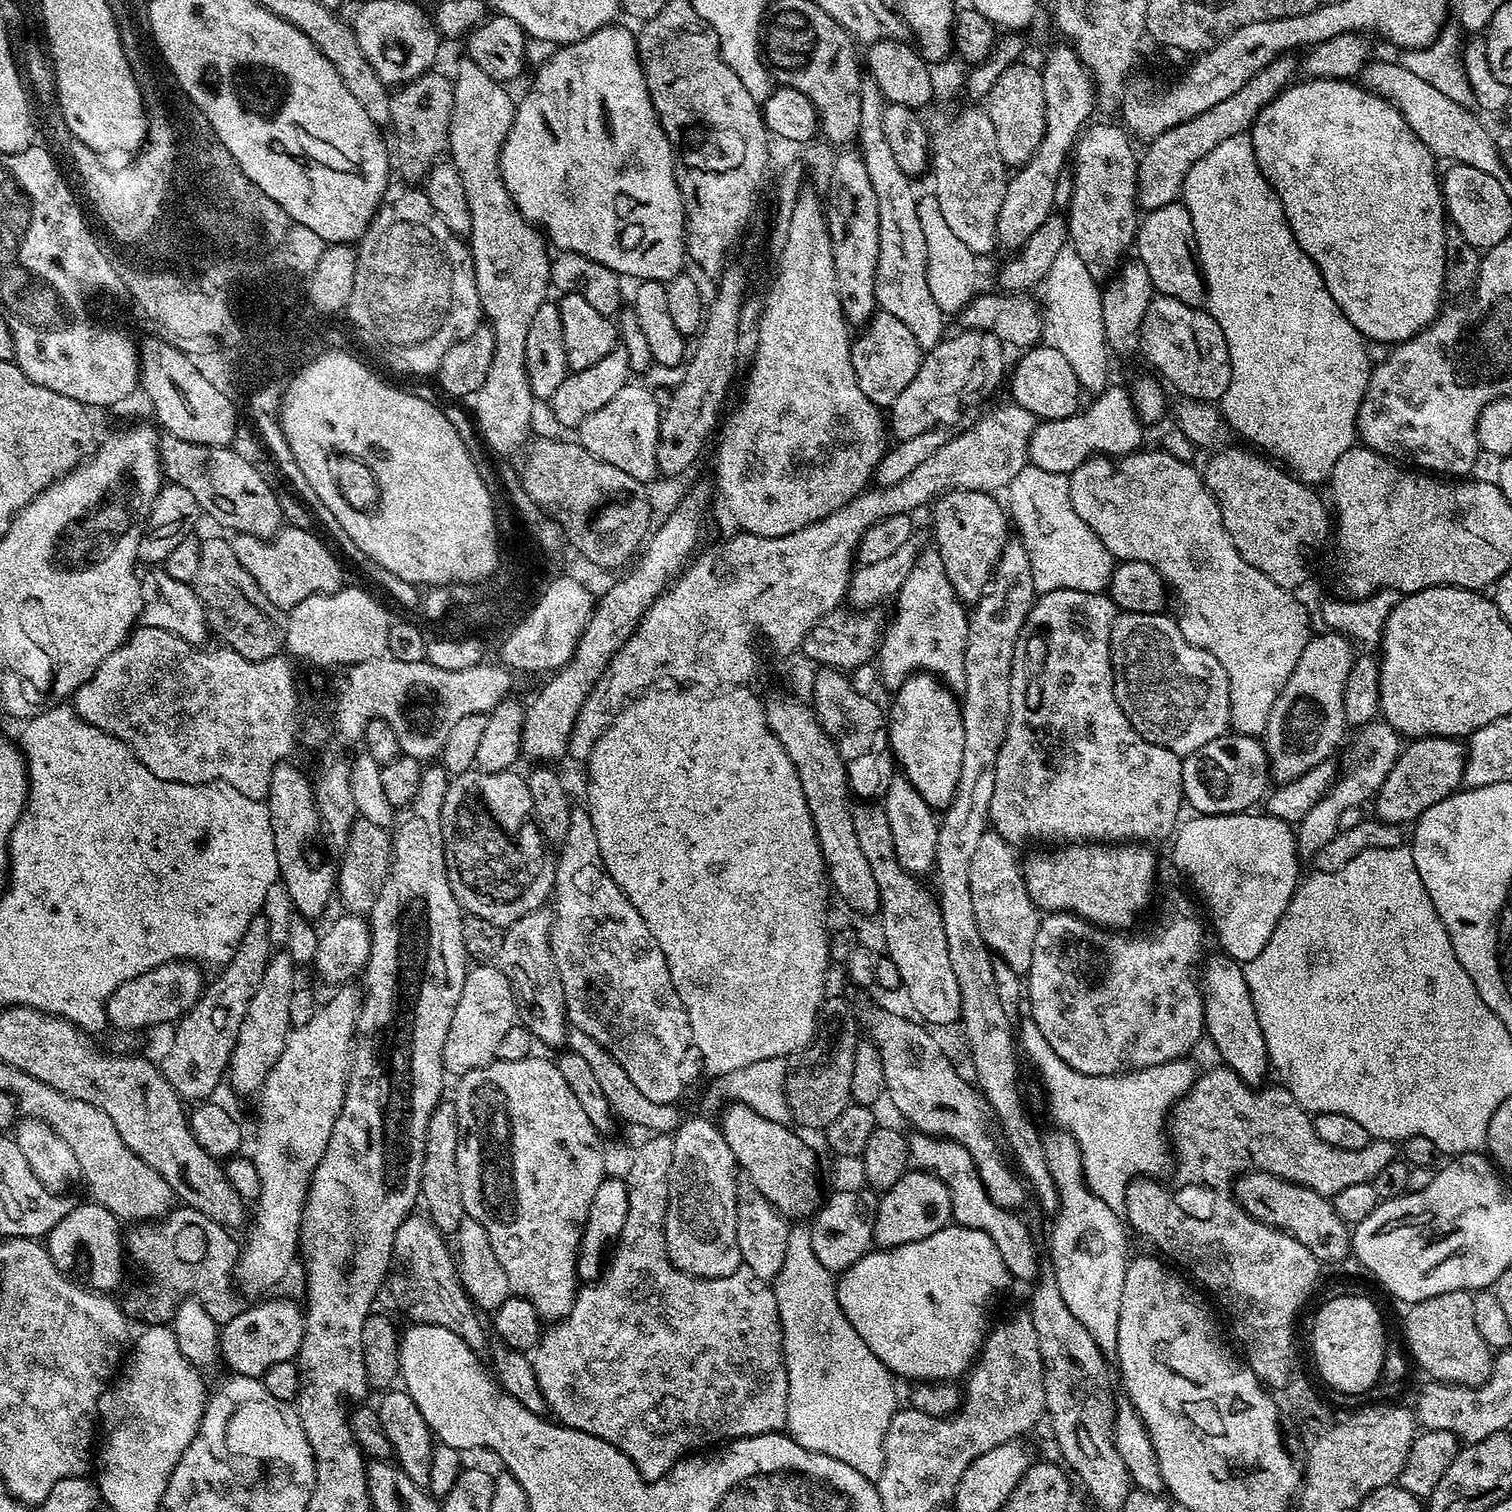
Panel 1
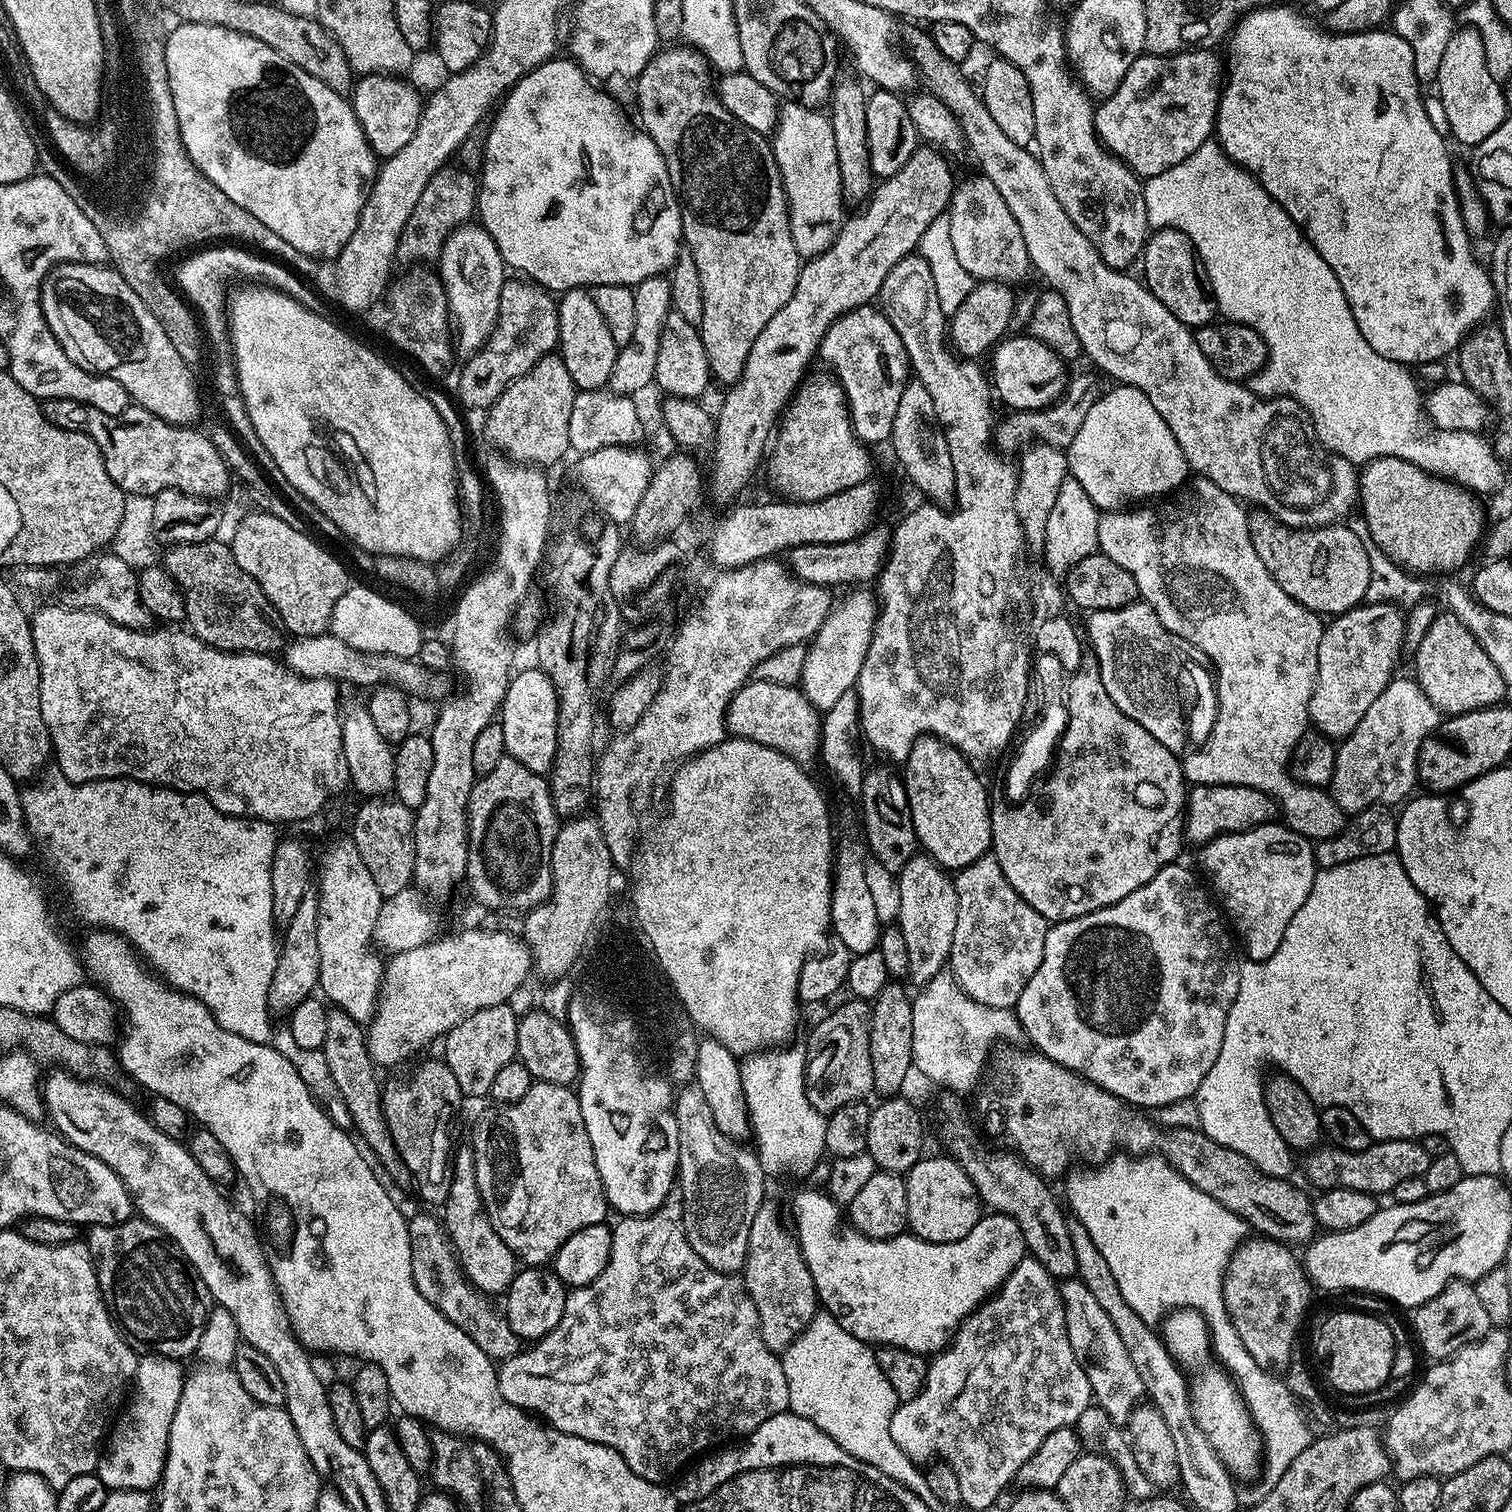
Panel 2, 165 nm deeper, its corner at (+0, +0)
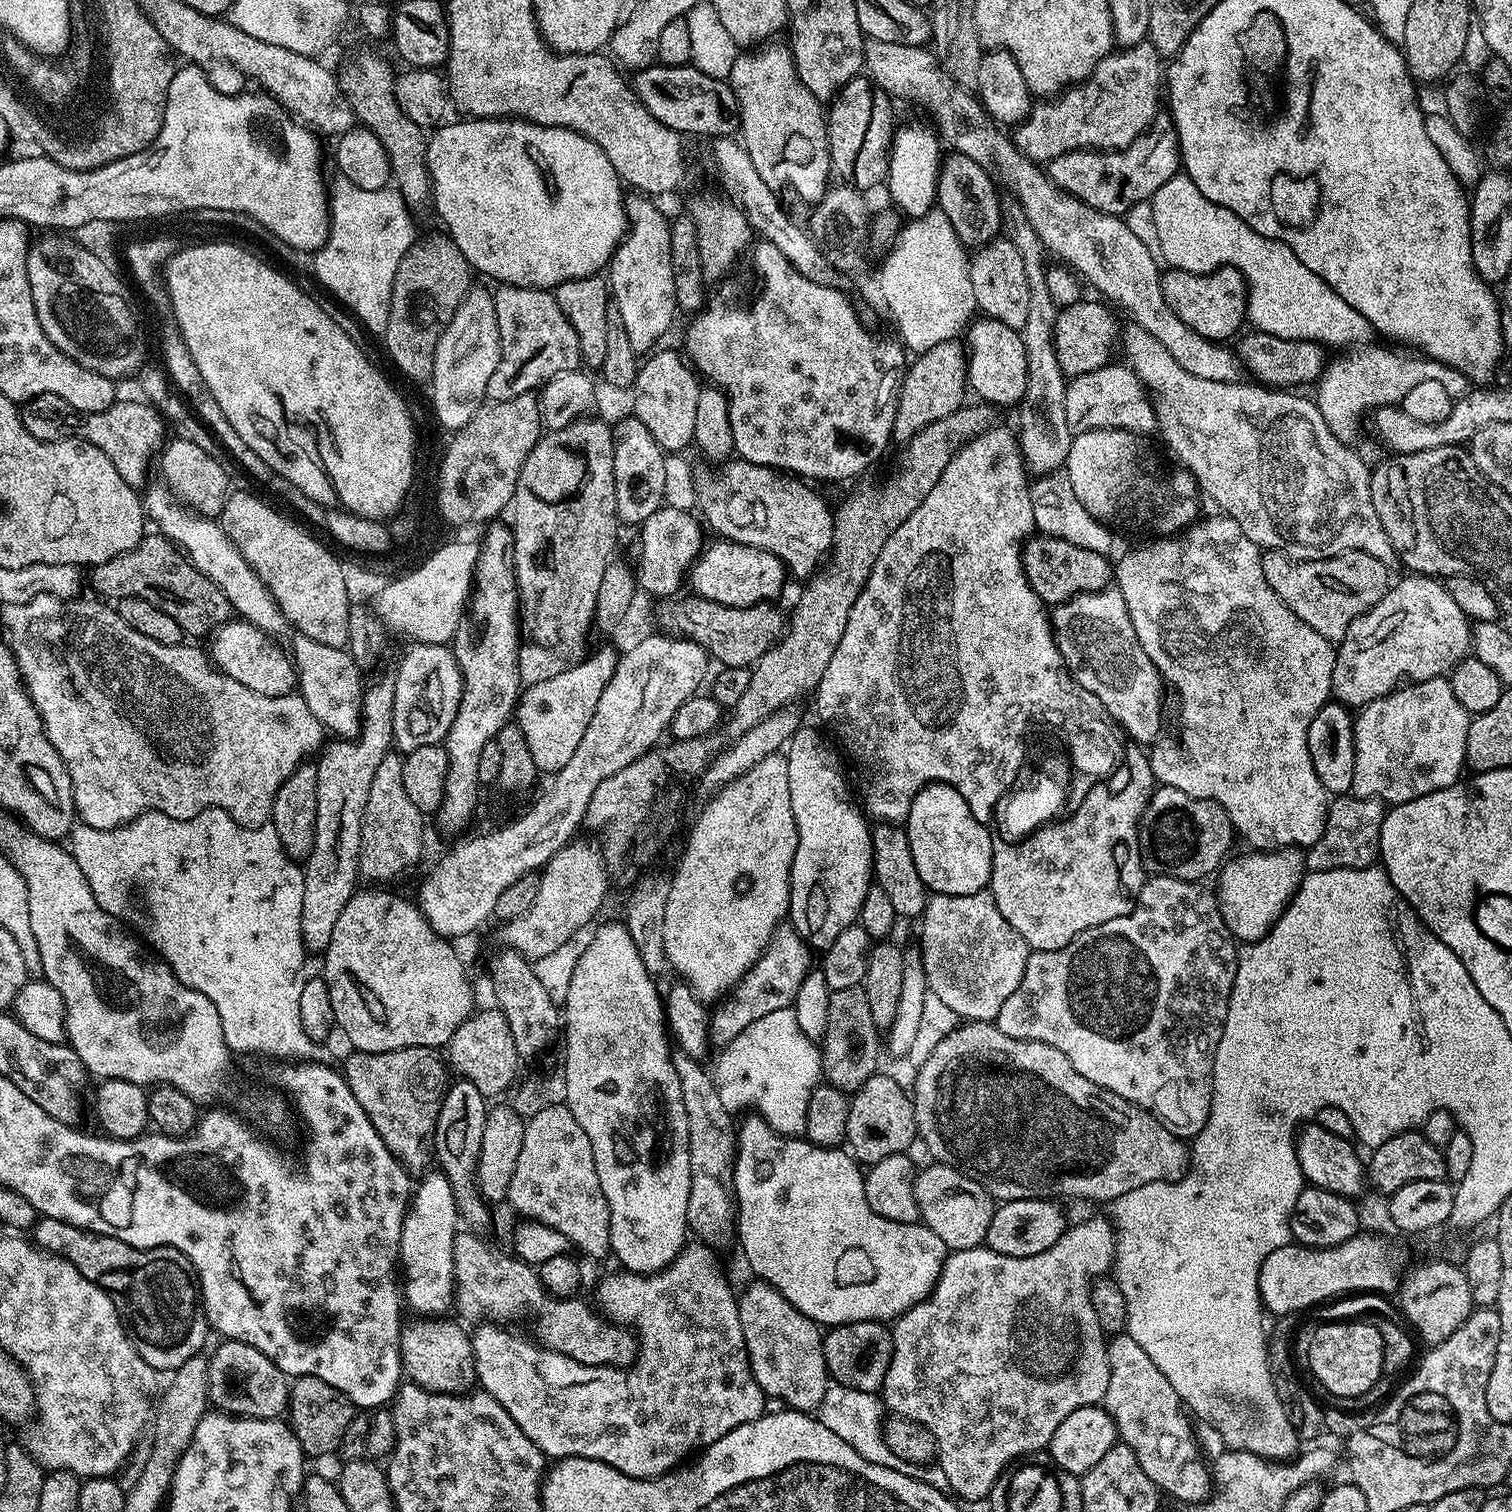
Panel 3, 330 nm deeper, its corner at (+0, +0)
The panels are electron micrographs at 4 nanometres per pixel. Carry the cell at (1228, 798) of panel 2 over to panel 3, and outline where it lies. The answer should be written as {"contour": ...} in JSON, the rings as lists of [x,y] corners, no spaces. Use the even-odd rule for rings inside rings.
{"contour":[[[1164,785],[1153,791],[1140,816],[1138,830],[1140,854],[1149,873],[1197,882],[1212,871],[1213,875],[1225,863],[1232,836],[1234,840],[1230,818],[1218,802],[1194,798]]]}

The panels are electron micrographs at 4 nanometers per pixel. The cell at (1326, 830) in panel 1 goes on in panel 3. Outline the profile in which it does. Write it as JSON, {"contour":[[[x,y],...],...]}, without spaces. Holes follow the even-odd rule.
{"contour":[[[1443,676],[1405,683],[1389,696],[1365,704],[1355,713],[1352,725],[1354,782],[1351,795],[1376,796],[1391,806],[1457,783],[1461,779],[1456,769],[1462,764],[1461,733],[1466,728],[1461,712],[1451,679]]]}

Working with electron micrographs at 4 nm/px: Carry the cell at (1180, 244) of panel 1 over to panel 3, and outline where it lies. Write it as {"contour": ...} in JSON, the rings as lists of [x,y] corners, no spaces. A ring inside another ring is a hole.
{"contour":[[[1168,268],[1160,281],[1162,294],[1170,310],[1174,310],[1174,314],[1178,314],[1178,318],[1182,318],[1190,330],[1198,330],[1202,338],[1228,342],[1232,335],[1235,337],[1241,331],[1240,323],[1245,323],[1248,310],[1248,286],[1236,268],[1217,268],[1214,272],[1187,272]]]}

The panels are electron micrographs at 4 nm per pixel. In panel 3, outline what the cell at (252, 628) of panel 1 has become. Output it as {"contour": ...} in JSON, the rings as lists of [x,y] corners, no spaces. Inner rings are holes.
{"contour":[[[159,534],[145,535],[138,546],[110,558],[110,562],[95,565],[91,572],[90,588],[92,584],[97,597],[107,598],[112,602],[127,596],[142,598],[158,606],[158,610],[166,610],[166,614],[170,614],[170,618],[174,618],[174,622],[182,626],[184,635],[188,638],[207,637],[227,623],[234,612],[220,587],[196,569],[172,541]]]}

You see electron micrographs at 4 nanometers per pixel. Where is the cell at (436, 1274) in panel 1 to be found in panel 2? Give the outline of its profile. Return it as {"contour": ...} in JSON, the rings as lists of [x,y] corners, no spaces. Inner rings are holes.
{"contour":[[[420,1212],[408,1220],[412,1239],[412,1265],[418,1291],[454,1326],[466,1332],[493,1361],[503,1362],[522,1351],[522,1340],[514,1334],[503,1311],[491,1304],[490,1296],[475,1287],[465,1275],[461,1260],[453,1248],[445,1226],[428,1212]]]}

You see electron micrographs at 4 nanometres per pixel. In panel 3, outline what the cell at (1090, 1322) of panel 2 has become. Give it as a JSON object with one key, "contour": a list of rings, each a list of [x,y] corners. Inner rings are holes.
{"contour":[[[1127,1332],[1113,1335],[1109,1339],[1107,1345],[1107,1364],[1110,1366],[1110,1382],[1107,1383],[1106,1394],[1104,1395],[1102,1402],[1108,1413],[1110,1413],[1113,1422],[1116,1424],[1119,1439],[1134,1450],[1135,1456],[1138,1458],[1139,1465],[1142,1466],[1142,1470],[1145,1471],[1146,1476],[1150,1478],[1150,1480],[1156,1484],[1157,1489],[1163,1491],[1165,1495],[1168,1493],[1188,1506],[1199,1504],[1201,1501],[1207,1500],[1214,1488],[1213,1473],[1210,1471],[1209,1465],[1207,1463],[1204,1465],[1204,1460],[1202,1457],[1200,1457],[1200,1448],[1198,1445],[1196,1445],[1196,1436],[1194,1433],[1192,1433],[1192,1428],[1188,1422],[1189,1417],[1184,1413],[1183,1405],[1174,1391],[1174,1386],[1171,1386],[1170,1382],[1167,1381],[1166,1376],[1162,1374],[1160,1370],[1158,1370],[1158,1366],[1154,1365],[1154,1362],[1147,1357],[1145,1350],[1142,1349],[1142,1346],[1139,1346],[1138,1342],[1130,1338]]]}

